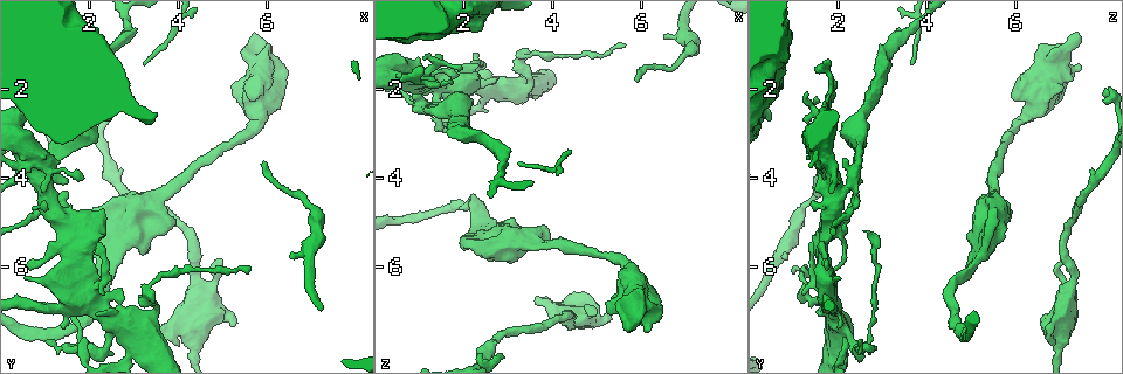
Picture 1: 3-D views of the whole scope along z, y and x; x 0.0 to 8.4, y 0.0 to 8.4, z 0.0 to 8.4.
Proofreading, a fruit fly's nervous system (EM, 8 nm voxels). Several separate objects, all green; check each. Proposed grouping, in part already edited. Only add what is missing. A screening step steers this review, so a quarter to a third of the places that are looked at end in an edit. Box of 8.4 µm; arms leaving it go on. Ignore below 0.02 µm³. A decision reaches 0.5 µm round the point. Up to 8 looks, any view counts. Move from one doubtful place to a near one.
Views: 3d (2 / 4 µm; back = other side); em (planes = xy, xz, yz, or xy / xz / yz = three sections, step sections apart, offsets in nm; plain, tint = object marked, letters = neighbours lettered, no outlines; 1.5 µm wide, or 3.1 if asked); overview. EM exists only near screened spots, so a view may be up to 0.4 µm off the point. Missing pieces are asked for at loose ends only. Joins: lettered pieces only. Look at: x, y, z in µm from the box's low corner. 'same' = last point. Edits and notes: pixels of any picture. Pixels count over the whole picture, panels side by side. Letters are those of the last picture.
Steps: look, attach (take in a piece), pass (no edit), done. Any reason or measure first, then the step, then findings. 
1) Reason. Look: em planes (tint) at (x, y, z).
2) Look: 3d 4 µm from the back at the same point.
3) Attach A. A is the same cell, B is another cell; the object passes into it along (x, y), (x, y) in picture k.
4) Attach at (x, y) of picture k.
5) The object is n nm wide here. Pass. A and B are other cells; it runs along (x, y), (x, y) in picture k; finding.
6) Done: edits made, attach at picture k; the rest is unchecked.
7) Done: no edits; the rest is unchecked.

Free end. Look: 3d 2 µm at (2.70, 5.80, 5.05).

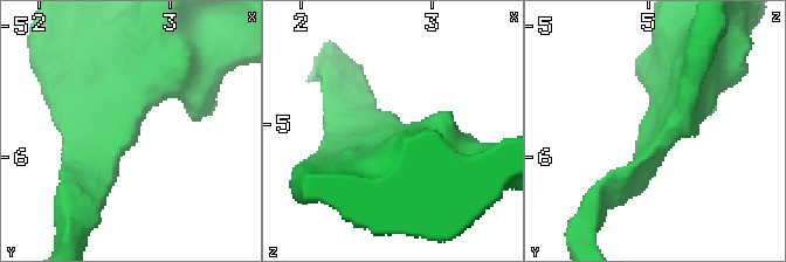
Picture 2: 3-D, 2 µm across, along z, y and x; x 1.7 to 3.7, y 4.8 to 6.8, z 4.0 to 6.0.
Now the EM. Look: em xy step 8 (letters) at (2.74, 5.82, 5.02).

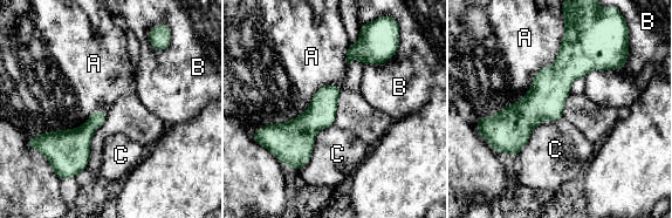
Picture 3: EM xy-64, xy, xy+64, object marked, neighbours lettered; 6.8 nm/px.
Pass. A, B and C are other cells; a border runs along (562, 116), (540, 122), (515, 157) in picture 3; no lettered piece goes on from it.

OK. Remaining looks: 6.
Thin end. Look: em yz step 4 (letters) at (6.55, 5.80, 0.80).

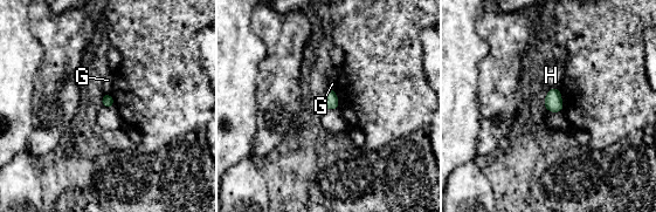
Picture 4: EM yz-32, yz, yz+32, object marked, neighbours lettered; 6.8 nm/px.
Look: em planes (letters) at the same point.

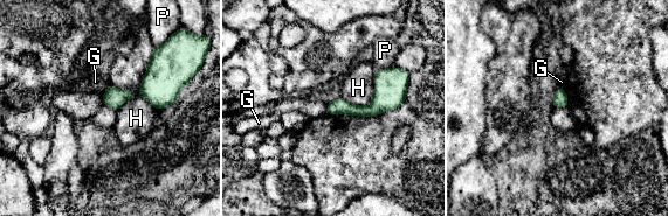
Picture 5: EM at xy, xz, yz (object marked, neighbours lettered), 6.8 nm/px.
Pass. G, H and P are other cells; a border runs along (376, 69), (369, 104), (339, 96) in picture 5; none of them fits.

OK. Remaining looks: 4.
Tapers out. Look: em planes (letters) at (5.95, 3.65, 1.85).

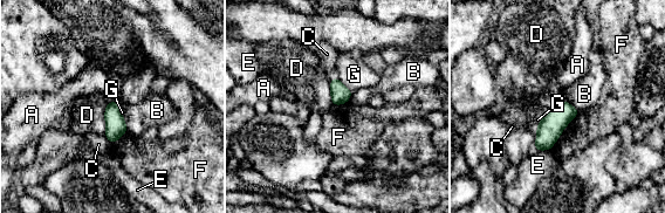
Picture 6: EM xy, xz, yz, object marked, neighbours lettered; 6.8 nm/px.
The longest contact is with F, 340 nm. Pass. A, B, C, D, E, F and G are other cells; a border runs along (560, 98), (570, 103), (578, 111) in picture 6; none of them fits.

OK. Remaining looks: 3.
Done: no edits; the rest is unchecked.

